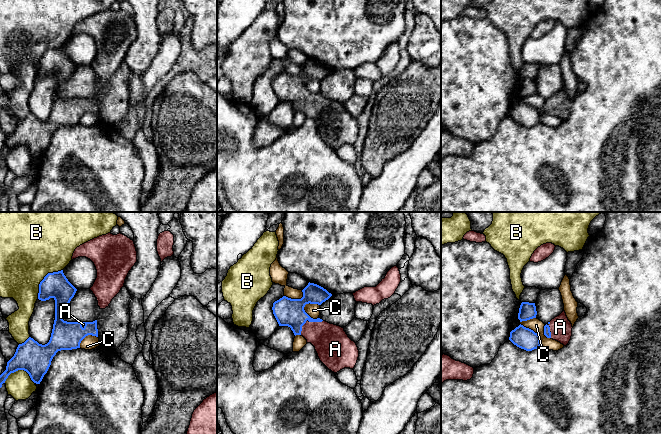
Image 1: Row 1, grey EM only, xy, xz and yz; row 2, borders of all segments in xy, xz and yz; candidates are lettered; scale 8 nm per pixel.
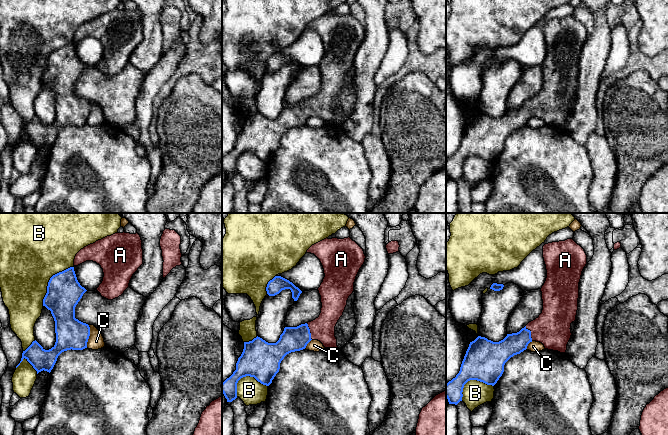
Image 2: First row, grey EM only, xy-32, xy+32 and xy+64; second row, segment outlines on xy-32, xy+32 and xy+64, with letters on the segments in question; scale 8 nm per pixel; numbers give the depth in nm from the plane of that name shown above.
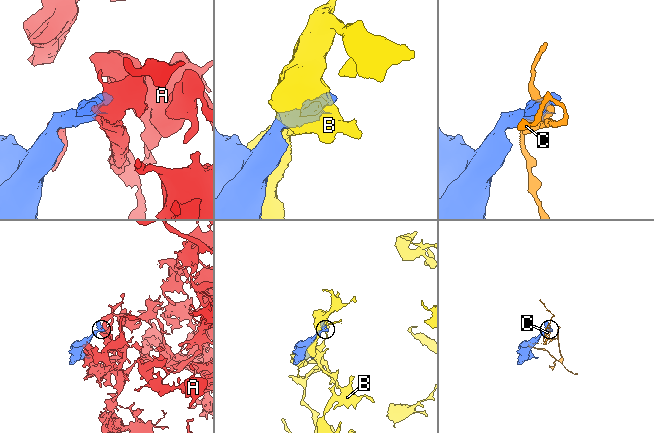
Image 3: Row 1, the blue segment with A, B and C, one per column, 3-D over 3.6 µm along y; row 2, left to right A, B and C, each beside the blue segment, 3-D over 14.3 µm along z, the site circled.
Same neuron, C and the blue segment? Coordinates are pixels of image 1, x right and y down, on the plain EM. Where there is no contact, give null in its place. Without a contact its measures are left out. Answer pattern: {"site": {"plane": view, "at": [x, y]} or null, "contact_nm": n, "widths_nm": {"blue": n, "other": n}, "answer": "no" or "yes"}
{"site": {"plane": "yz", "at": [532, 106]}, "contact_nm": 260, "widths_nm": {"blue": 170, "other": 100}, "answer": "no"}

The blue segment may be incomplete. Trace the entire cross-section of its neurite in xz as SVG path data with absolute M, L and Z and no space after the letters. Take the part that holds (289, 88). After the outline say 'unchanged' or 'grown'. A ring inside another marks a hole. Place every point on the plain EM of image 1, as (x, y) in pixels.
M310 58L302 68L301 75L283 72L273 79L273 90L279 102L288 102L295 112L303 112L307 119L315 123L320 137L332 148L337 149L344 144L353 145L359 133L359 126L344 104L320 94L313 95L304 86L306 80L321 81L332 70Z; grown

